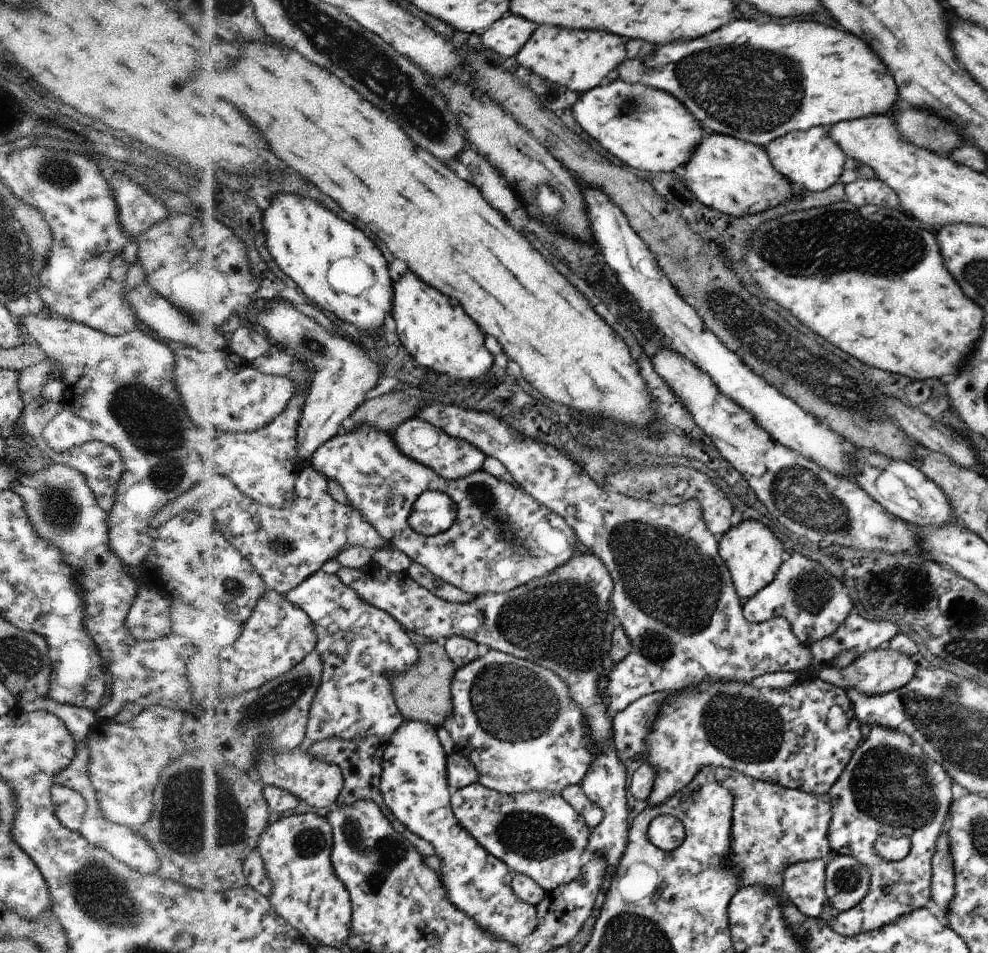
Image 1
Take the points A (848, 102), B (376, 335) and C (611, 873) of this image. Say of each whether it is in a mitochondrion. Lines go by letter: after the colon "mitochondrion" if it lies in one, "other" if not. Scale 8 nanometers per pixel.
A: other
B: other
C: other

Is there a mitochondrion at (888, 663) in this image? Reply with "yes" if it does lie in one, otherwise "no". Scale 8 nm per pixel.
no

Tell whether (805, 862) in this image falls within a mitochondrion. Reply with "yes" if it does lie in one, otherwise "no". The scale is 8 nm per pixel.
no

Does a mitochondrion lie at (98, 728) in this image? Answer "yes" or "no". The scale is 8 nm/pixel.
no

